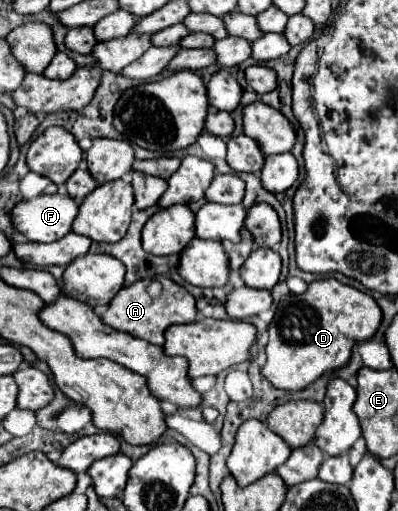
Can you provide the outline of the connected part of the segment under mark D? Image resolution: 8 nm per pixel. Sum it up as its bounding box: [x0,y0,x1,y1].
[261,277,381,391]

